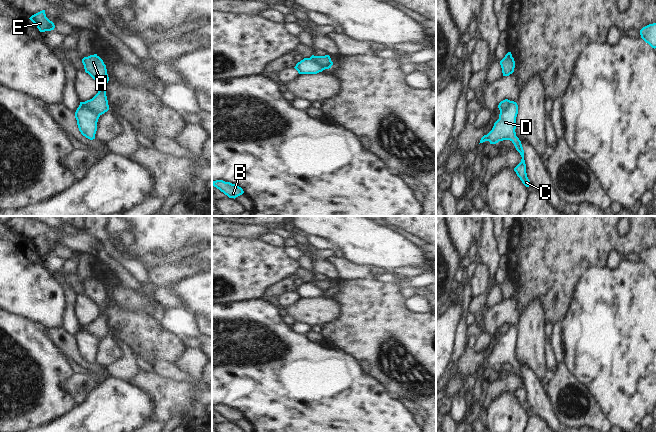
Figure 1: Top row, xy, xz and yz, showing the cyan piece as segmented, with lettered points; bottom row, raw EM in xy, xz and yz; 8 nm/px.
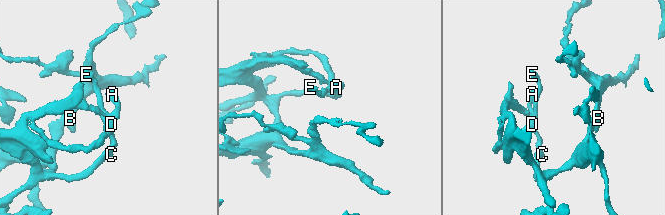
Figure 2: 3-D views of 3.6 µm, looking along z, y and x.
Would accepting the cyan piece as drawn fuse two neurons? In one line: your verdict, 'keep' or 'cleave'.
cleave

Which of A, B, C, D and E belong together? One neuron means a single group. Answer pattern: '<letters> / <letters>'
A / B C D E

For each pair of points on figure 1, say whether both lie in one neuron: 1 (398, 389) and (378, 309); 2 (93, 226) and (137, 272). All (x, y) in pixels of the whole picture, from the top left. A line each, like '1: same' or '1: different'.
1: same
2: same

